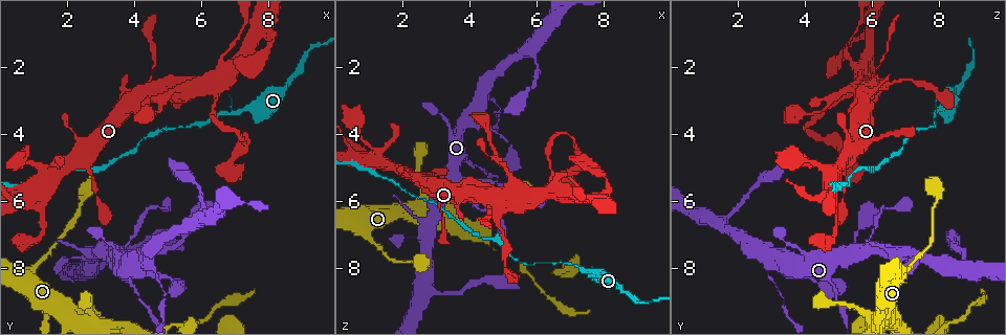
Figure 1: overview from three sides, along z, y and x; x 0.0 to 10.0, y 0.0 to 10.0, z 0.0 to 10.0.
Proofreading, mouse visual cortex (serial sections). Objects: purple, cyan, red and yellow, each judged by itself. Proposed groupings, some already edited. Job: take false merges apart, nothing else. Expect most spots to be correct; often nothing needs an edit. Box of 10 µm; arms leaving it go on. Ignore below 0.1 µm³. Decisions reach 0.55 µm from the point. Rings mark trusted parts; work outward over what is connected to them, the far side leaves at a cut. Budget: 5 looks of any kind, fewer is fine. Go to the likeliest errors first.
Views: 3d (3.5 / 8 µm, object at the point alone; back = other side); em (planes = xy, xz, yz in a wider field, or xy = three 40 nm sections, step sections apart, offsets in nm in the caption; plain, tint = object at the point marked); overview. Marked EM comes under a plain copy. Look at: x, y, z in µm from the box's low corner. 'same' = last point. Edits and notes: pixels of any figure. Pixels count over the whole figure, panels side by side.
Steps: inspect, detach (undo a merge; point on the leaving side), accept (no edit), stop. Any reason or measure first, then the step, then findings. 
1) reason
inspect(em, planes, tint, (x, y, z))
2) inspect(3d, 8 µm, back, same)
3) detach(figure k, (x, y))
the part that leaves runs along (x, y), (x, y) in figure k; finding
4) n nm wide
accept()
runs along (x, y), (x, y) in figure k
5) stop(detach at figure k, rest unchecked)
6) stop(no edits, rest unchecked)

thick turns thin
inspect(3d, 3.5 µm, (1.10, 7.90, 7.15))

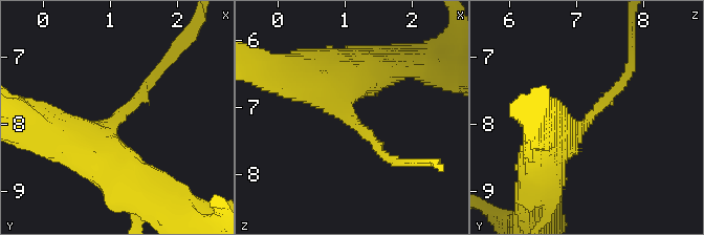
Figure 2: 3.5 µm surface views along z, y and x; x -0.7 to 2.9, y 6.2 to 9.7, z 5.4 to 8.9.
now the EM
inspect(em, xy, step 2, tint, (1.10, 7.95, 7.20))

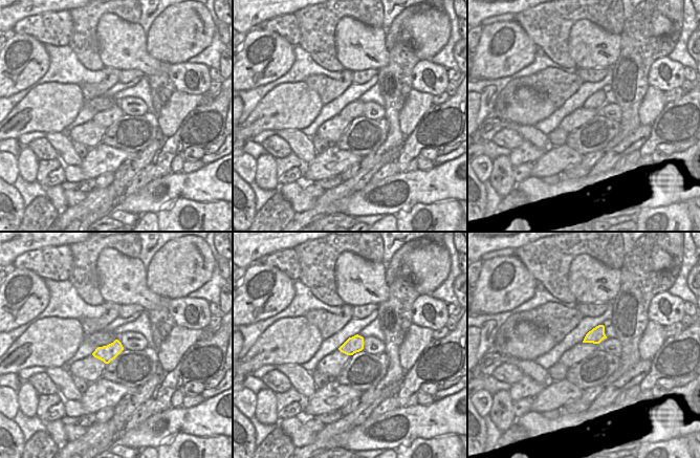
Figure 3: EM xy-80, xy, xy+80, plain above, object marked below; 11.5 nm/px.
accept()
runs along (545, 168), (629, 75) in figure 2; all the same cell

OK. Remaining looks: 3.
sharp bend
inspect(3d, 3.5 µm, (7.75, 1.00, 5.95))

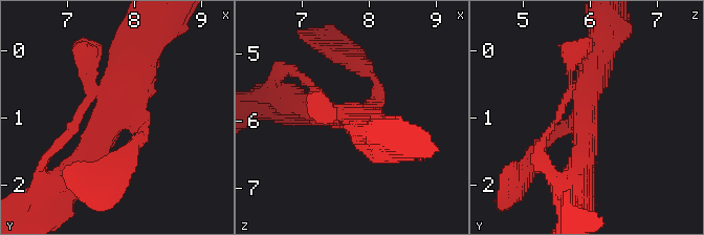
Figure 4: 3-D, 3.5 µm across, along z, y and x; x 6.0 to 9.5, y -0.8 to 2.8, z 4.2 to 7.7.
4 arms; arms of 100, 150, 350, 500 nm
inspect(em, xy, step 5, tint, (7.70, 1.00, 5.95))

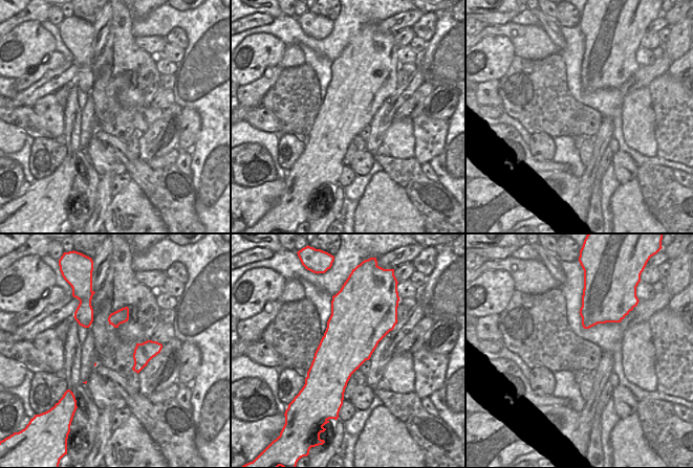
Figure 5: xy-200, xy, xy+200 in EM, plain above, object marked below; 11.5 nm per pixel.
accept()
runs along (72, 171), (146, 55) in figure 4; one cell here

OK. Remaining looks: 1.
stop(no edits, rest unchecked)

